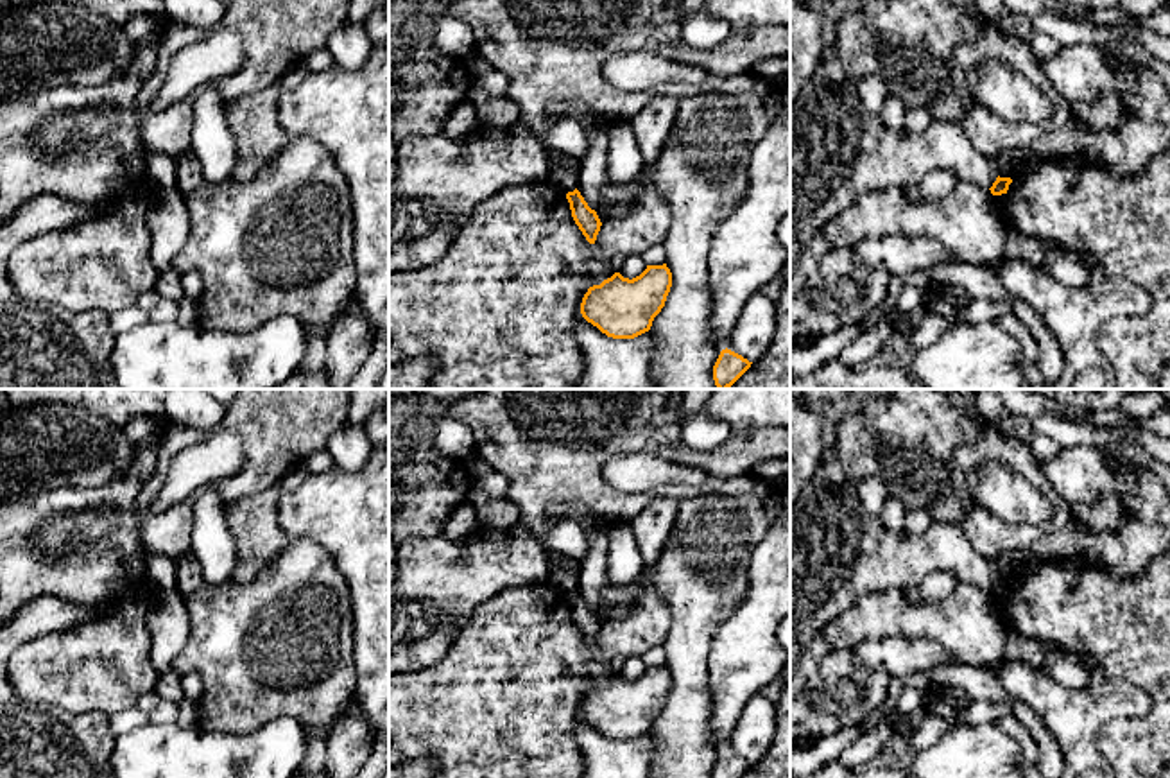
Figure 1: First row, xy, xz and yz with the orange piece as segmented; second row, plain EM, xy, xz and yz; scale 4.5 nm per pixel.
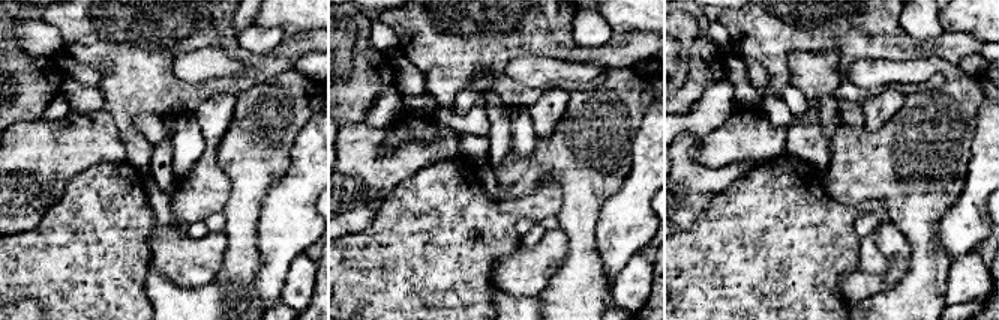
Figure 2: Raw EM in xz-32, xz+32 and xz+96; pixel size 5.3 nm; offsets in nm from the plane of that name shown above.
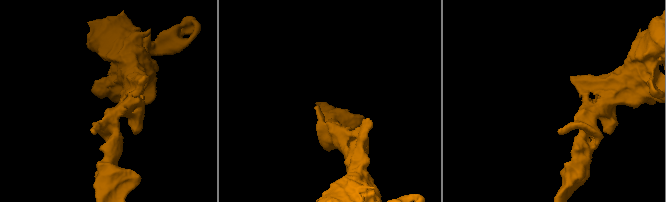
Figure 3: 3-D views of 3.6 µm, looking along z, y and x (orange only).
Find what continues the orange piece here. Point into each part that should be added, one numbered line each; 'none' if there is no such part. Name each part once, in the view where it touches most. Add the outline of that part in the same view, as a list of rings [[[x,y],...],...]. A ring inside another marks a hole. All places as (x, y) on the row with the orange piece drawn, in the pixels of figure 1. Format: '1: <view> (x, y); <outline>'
none

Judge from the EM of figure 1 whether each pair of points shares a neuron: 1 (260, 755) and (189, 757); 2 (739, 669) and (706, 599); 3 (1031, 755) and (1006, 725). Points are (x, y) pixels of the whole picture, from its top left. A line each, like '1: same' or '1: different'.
1: same
2: different
3: same

